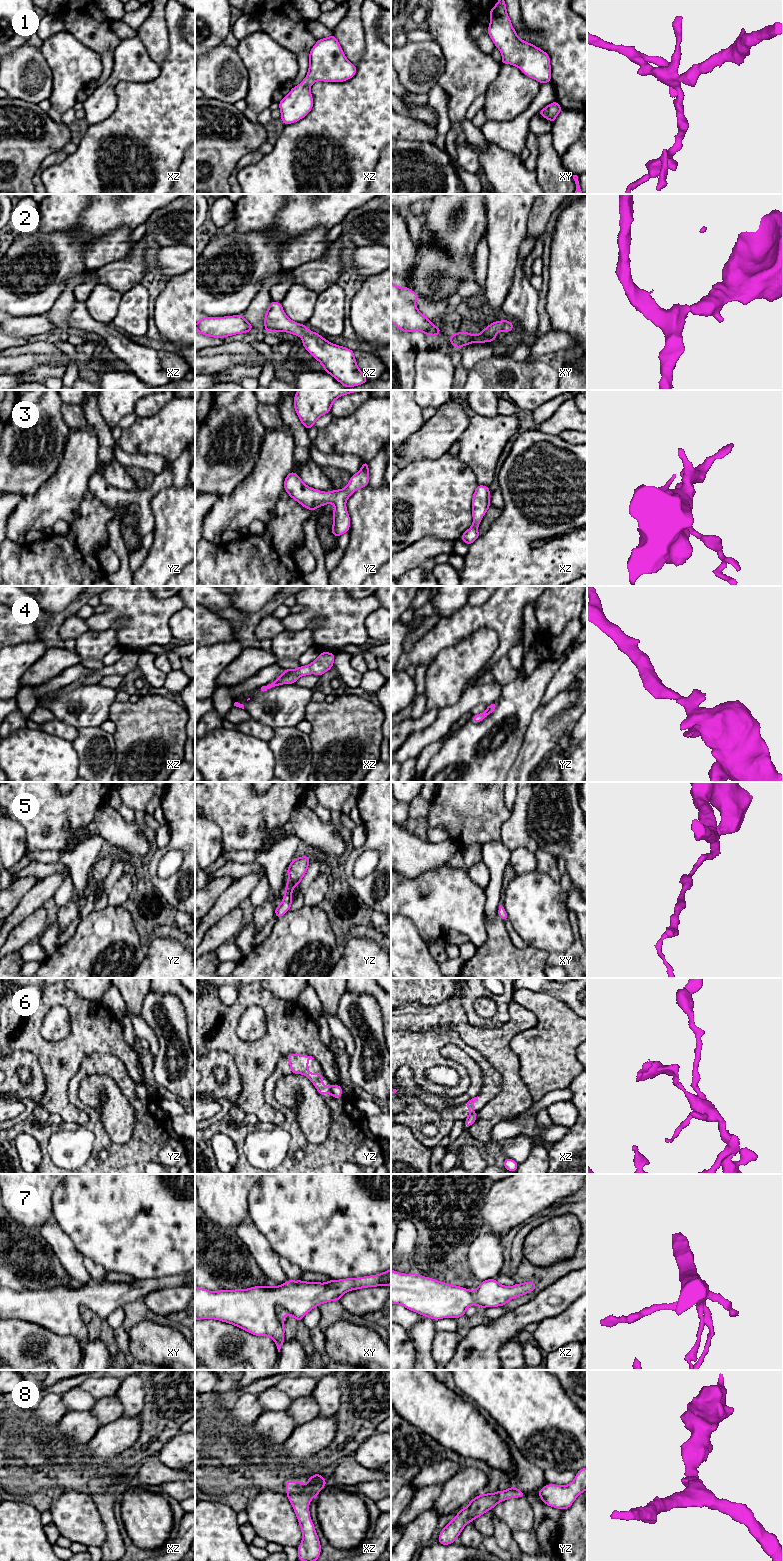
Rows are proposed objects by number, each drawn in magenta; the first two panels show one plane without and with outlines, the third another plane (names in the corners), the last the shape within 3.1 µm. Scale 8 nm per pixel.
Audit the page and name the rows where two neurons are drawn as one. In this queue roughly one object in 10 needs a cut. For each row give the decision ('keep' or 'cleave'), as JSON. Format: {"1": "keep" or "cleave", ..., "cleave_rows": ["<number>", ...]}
{"1": "keep", "2": "keep", "3": "keep", "4": "keep", "5": "keep", "6": "cleave", "7": "keep", "8": "keep", "cleave_rows": ["6"]}

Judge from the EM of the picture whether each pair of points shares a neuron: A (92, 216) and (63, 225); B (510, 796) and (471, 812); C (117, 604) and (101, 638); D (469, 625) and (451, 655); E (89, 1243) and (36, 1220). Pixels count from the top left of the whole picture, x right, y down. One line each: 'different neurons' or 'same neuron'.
A: different neurons
B: different neurons
C: different neurons
D: different neurons
E: different neurons

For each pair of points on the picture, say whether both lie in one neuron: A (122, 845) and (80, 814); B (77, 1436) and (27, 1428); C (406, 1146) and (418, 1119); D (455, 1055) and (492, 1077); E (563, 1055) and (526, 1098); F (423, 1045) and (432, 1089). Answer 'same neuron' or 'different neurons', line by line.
A: different neurons
B: different neurons
C: different neurons
D: different neurons
E: different neurons
F: same neuron

